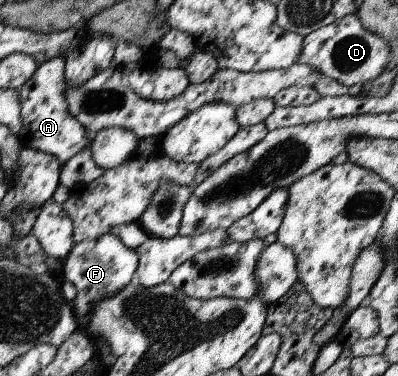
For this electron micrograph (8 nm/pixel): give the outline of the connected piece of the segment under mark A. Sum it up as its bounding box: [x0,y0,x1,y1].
[16,57,90,166]

